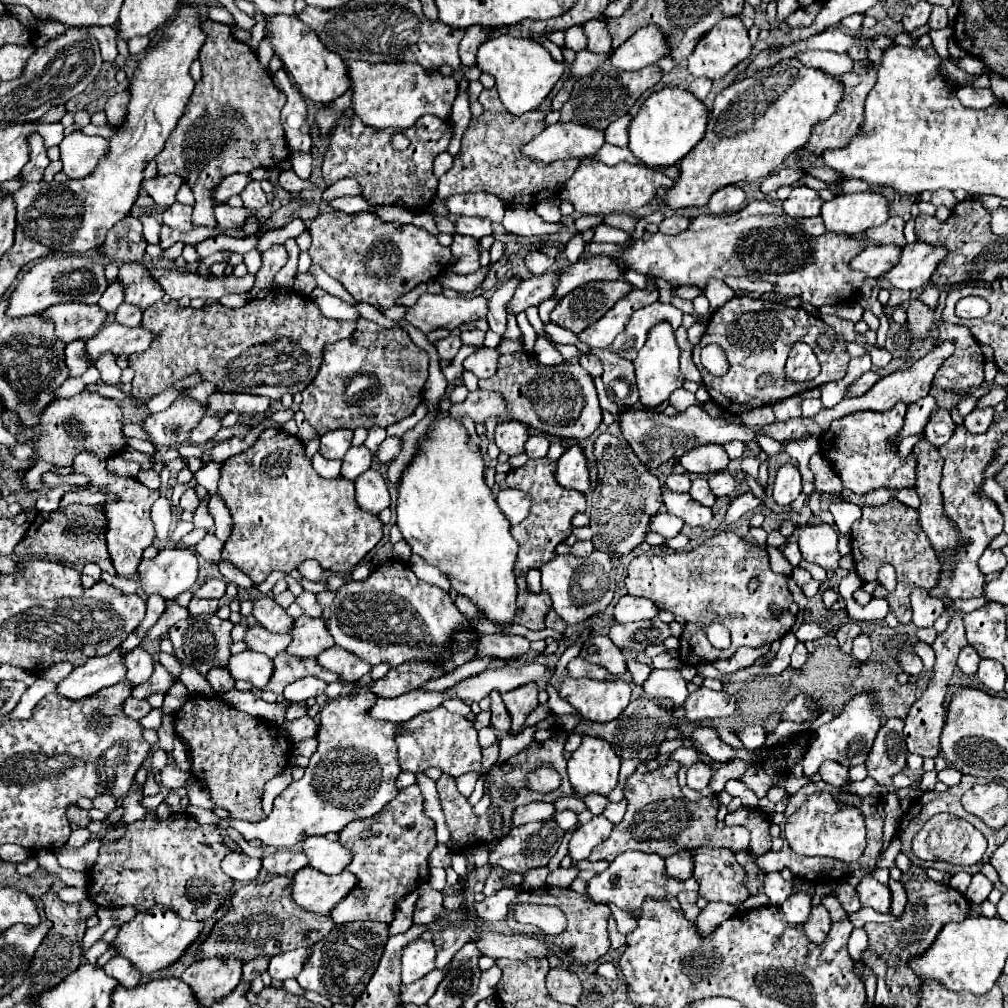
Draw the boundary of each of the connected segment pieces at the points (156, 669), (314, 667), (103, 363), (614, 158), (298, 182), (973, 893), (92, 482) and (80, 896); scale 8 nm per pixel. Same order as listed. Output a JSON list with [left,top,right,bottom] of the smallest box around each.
[[133,662,173,698],[261,652,337,694],[95,356,121,384],[589,143,645,166],[279,170,313,192],[966,872,994,904],[73,452,159,576],[57,886,89,904]]

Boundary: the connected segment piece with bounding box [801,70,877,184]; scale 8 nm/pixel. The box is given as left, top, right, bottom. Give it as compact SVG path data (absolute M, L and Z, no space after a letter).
M871 70L867 74L855 74L855 72L847 72L847 74L841 74L837 76L843 84L845 84L845 96L837 108L837 112L817 124L817 128L811 130L811 138L809 138L809 144L805 144L805 152L803 152L803 158L801 158L801 168L805 172L809 172L811 176L819 178L819 180L825 180L827 184L837 184L843 176L837 176L835 172L829 172L829 168L825 168L821 164L821 152L825 148L841 148L841 144L845 144L845 140L849 140L849 136L855 136L857 134L857 128L861 126L861 120L863 120L863 106L865 106L865 100L867 100L867 94L869 90L875 86L875 80L877 80L877 70Z

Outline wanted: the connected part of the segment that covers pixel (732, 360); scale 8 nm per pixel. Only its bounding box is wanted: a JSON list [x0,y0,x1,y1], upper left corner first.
[693,296,849,414]

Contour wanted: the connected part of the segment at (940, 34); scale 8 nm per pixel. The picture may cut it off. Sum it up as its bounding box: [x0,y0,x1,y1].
[929,24,953,58]

